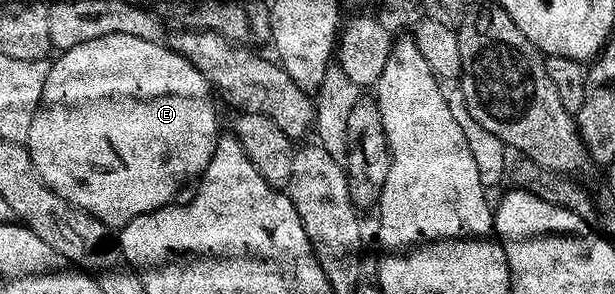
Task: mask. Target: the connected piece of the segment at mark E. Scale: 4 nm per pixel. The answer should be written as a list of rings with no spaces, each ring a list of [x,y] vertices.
[[[101,35],[101,39],[89,39],[89,43],[77,43],[77,47],[64,49],[58,56],[55,62],[50,62],[39,109],[33,115],[33,123],[29,123],[29,135],[25,144],[37,175],[53,192],[61,195],[61,199],[93,215],[98,221],[105,223],[108,229],[118,231],[137,219],[137,215],[152,213],[162,209],[164,205],[172,204],[179,187],[203,176],[205,167],[209,167],[209,159],[213,159],[213,151],[219,142],[221,131],[215,128],[216,98],[211,84],[205,79],[205,75],[201,75],[201,71],[197,71],[197,67],[193,67],[193,63],[189,63],[189,59],[166,44],[137,39],[137,35]]]

